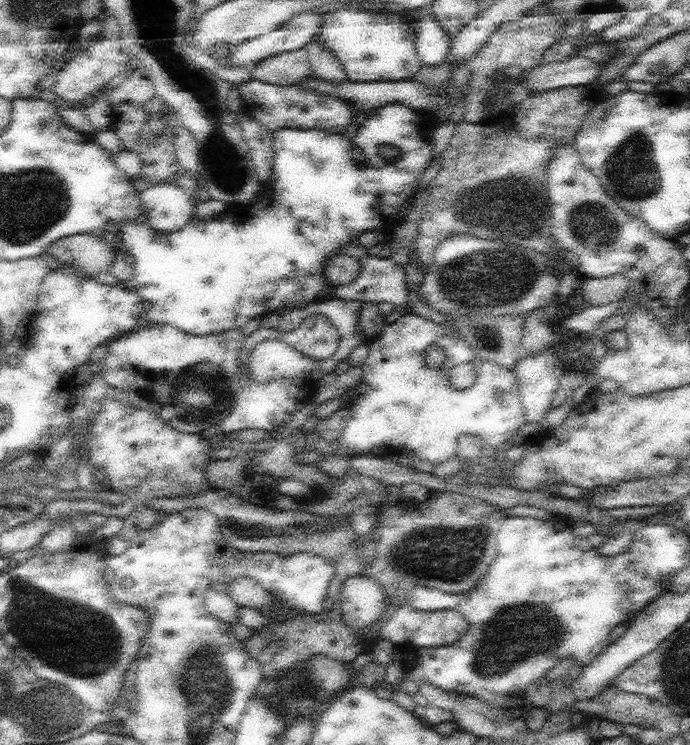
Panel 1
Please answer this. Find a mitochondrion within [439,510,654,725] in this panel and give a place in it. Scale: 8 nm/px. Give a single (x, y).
(516, 633)

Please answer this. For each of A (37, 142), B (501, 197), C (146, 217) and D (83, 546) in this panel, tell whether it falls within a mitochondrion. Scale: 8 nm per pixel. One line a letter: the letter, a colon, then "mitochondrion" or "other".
A: other
B: mitochondrion
C: other
D: other

